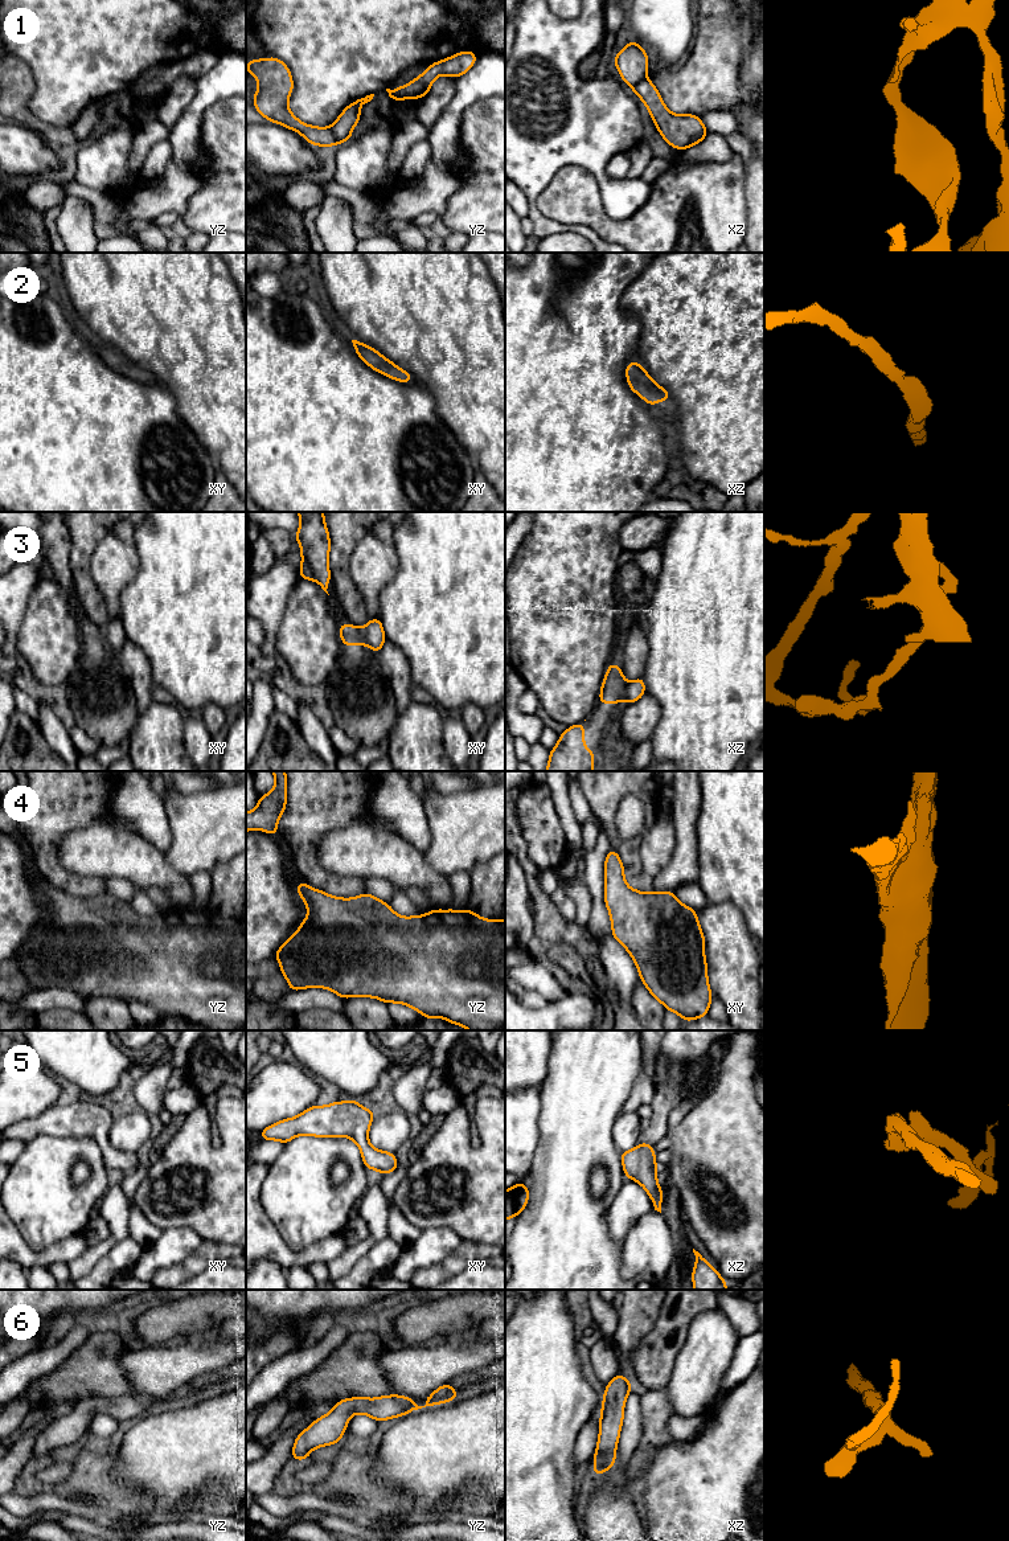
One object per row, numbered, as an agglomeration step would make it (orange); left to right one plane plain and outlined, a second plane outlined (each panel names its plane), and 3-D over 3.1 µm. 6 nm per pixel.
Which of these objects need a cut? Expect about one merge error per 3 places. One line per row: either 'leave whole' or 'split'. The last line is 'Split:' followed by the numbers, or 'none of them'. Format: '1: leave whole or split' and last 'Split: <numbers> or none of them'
1: split
2: leave whole
3: split
4: leave whole
5: leave whole
6: leave whole
Split: 1, 3

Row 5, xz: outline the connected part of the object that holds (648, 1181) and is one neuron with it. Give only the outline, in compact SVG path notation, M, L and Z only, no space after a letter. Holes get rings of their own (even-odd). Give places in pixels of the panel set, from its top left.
M644 1140L635 1148L619 1152L624 1176L637 1181L653 1201L655 1210L661 1213L664 1190L657 1184L656 1151Z

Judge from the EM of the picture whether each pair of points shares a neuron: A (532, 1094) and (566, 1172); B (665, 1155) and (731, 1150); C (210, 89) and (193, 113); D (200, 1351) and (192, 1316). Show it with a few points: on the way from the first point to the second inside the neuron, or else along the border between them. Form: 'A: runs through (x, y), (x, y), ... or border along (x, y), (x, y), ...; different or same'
A: border along (540, 1087), (538, 1142); different
B: border along (669, 1148), (671, 1160), (665, 1166); different
C: runs through (206, 94), (196, 107); same
D: border along (197, 1335), (185, 1339); different

